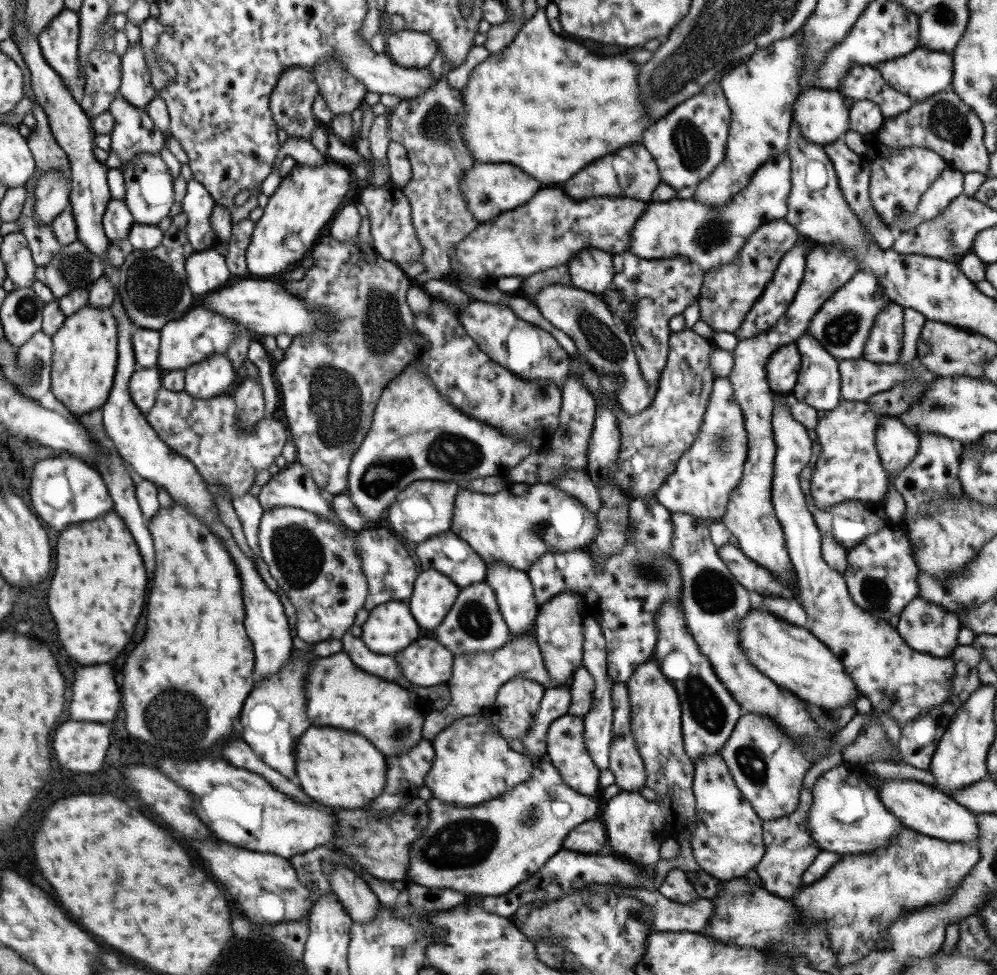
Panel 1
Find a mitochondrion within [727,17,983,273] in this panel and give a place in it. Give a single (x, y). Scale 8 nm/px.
(944, 120)

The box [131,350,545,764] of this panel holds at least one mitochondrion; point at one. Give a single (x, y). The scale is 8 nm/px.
(337, 404)

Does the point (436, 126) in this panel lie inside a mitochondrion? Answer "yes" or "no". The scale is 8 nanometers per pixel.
yes

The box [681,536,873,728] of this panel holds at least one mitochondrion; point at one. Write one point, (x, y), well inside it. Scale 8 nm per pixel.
(713, 590)

